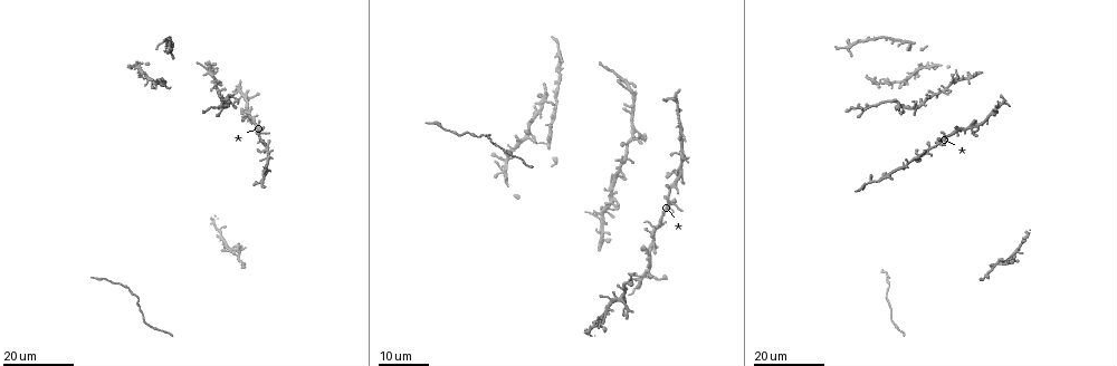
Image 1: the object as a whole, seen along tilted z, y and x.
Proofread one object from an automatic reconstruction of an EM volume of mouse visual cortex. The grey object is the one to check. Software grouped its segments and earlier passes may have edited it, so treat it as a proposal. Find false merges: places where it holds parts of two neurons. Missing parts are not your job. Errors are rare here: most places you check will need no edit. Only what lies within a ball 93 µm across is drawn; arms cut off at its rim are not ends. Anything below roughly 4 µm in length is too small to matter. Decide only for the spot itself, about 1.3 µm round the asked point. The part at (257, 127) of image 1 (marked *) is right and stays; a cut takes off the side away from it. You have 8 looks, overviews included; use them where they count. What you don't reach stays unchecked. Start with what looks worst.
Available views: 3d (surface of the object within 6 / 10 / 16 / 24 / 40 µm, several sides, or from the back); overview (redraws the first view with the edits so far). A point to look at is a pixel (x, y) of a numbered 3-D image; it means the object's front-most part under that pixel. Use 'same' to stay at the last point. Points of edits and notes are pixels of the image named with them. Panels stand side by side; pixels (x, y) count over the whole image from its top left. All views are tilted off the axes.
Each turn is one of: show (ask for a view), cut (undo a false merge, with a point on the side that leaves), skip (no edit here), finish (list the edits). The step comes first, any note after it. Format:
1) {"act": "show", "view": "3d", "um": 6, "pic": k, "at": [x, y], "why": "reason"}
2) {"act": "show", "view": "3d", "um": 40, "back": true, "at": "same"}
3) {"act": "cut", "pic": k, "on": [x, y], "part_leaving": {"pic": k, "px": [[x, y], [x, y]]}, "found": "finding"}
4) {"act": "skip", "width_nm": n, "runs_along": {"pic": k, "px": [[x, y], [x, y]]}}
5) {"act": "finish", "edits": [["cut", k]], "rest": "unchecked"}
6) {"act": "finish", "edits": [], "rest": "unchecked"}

{"act": "show", "view": "3d", "um": 16, "pic": 1, "at": [1000, 261], "why": "four arms meet"}

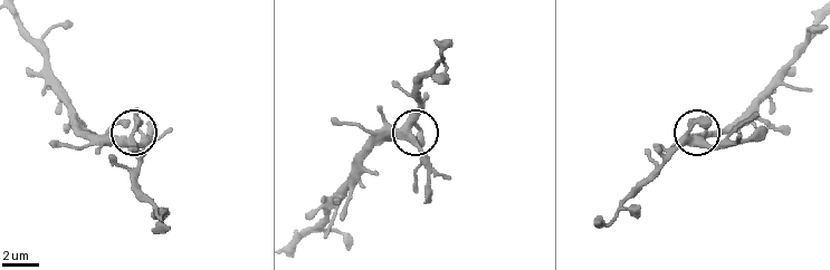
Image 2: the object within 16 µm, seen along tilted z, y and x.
{"act": "show", "view": "3d", "um": 6, "pic": 2, "at": [124, 142], "why": "zoom in"}

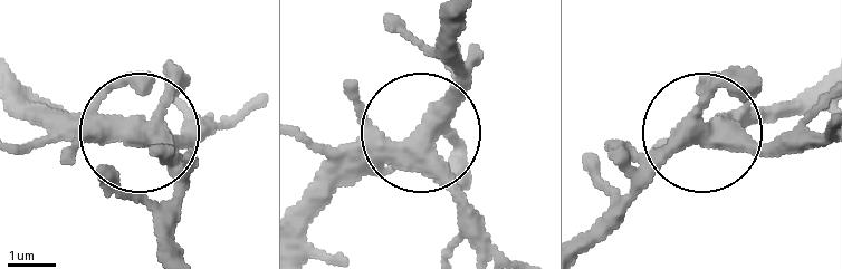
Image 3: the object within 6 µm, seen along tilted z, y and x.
{"act": "skip", "arms": 4, "found": "one neuron here"}

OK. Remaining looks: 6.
{"act": "show", "view": "3d", "um": 24, "pic": 1, "at": [962, 80], "why": "looks like a crossing"}

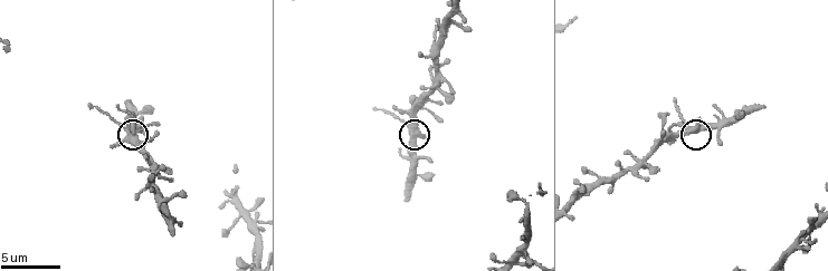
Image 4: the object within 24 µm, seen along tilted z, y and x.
{"act": "show", "view": "3d", "um": 10, "pic": 4, "at": [688, 128], "why": "zoom in"}

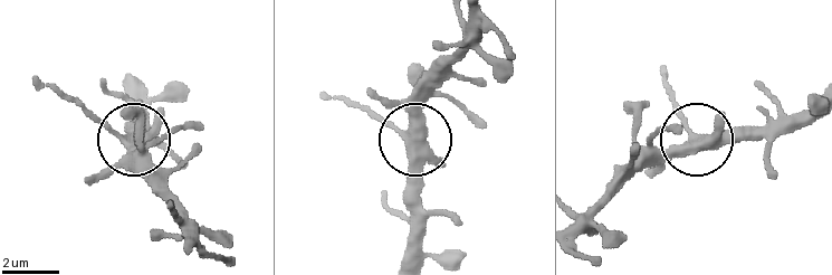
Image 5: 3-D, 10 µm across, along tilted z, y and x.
{"act": "show", "view": "3d", "um": 10, "back": true, "pic": 5, "at": [407, 140]}

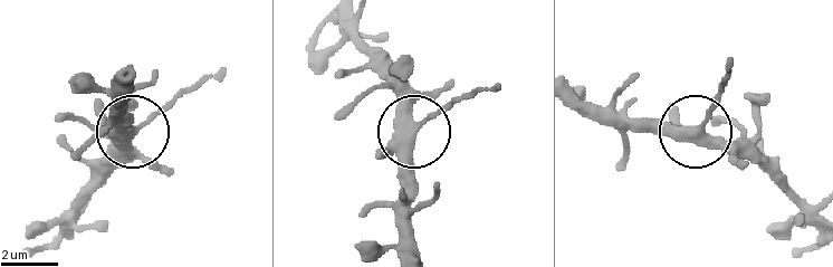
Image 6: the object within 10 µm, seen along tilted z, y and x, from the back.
{"act": "skip", "arms": 4, "found": "one neuron here"}

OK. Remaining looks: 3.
{"act": "show", "view": "3d", "um": 10, "pic": 4, "at": [437, 76], "why": "looks like a crossing"}

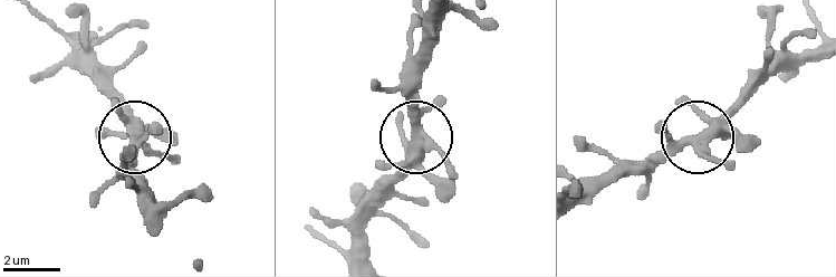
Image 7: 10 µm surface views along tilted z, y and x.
{"act": "skip", "found": "all the same neuron"}

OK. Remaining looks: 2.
{"act": "show", "view": "3d", "um": 24, "pic": 1, "at": [670, 187]}

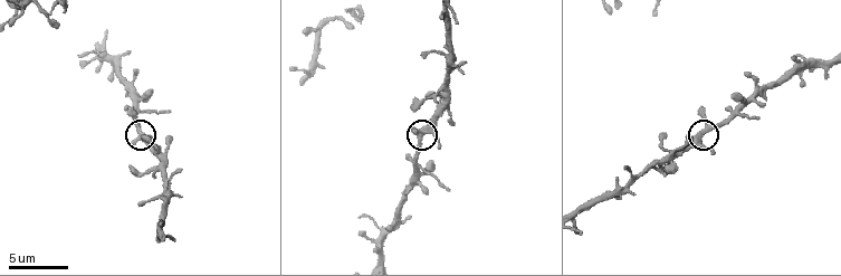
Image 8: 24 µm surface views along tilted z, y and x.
{"act": "show", "view": "3d", "um": 10, "pic": 8, "at": [705, 128]}

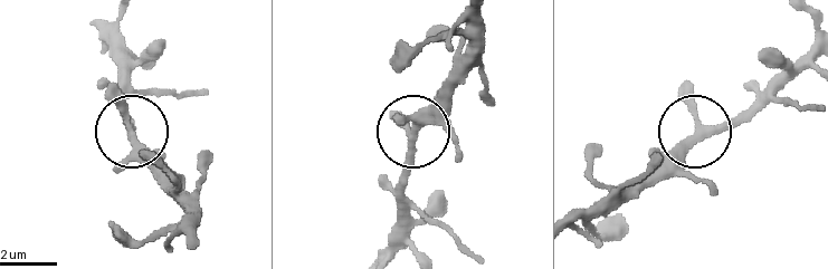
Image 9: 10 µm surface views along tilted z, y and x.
{"act": "skip", "runs_along": {"pic": 9, "px": [[393, 240], [398, 182], [414, 134], [463, 84]]}, "found": "continuous, no second neuron"}

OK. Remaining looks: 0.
{"act": "finish", "edits": [], "rest": "unchecked"}

